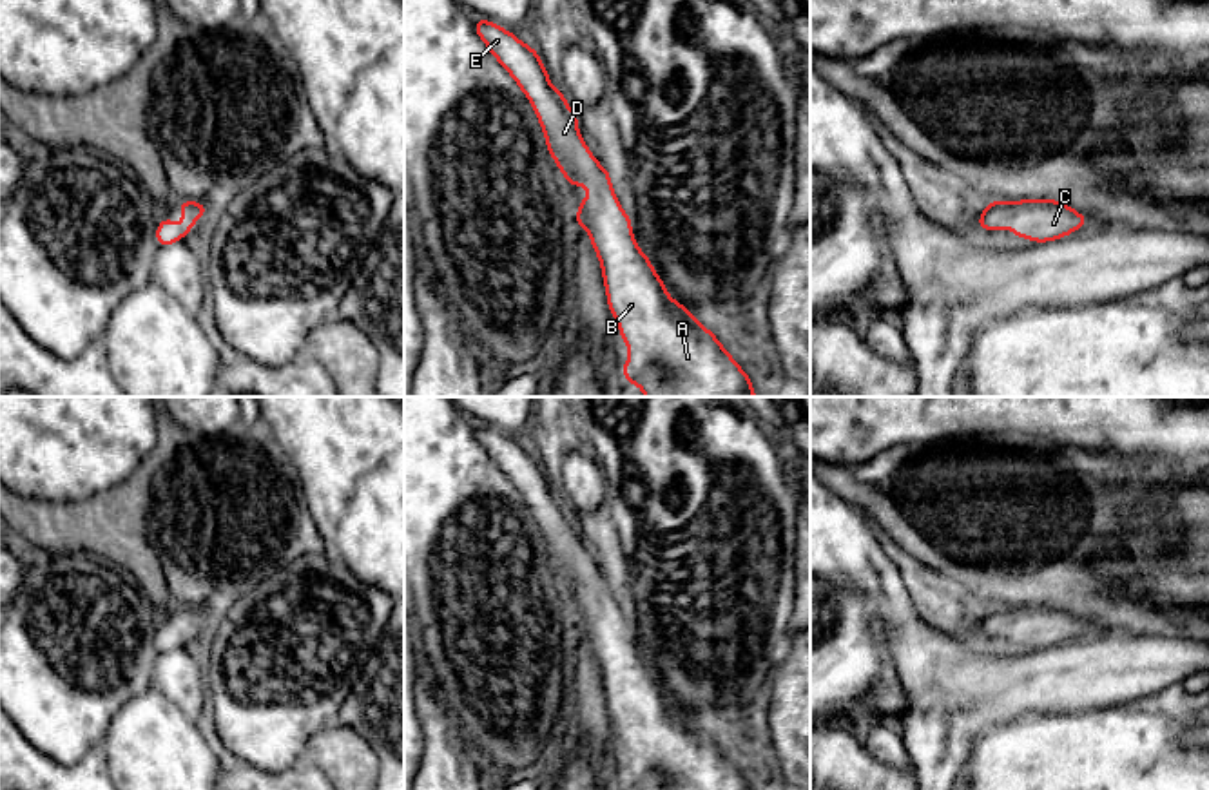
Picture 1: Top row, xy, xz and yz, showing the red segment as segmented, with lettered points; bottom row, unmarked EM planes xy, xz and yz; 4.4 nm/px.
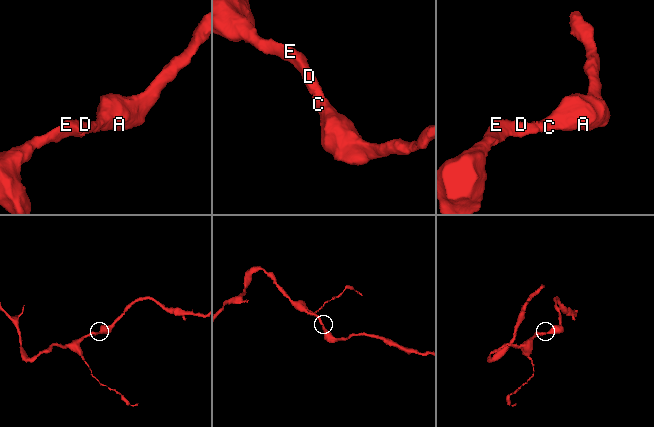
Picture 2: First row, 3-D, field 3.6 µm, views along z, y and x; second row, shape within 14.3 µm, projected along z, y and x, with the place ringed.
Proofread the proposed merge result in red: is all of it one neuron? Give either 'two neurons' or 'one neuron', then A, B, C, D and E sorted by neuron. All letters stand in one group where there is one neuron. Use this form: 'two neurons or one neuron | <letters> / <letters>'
one neuron | A B C D E

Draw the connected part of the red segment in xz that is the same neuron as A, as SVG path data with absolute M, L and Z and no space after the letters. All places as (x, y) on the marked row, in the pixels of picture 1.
M480 18L475 20L475 33L531 101L547 150L567 183L591 188L589 196L580 201L575 221L589 232L600 259L609 310L629 346L629 361L620 366L625 382L640 386L645 397L758 397L752 391L750 375L738 366L714 333L701 326L692 312L667 295L667 286L633 237L631 217L620 207L607 169L584 143L575 111L567 105L562 91L551 85L535 47L527 47L513 33Z

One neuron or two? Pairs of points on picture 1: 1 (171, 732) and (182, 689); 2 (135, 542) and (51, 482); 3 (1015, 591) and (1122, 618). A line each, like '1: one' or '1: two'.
1: two
2: two
3: one

